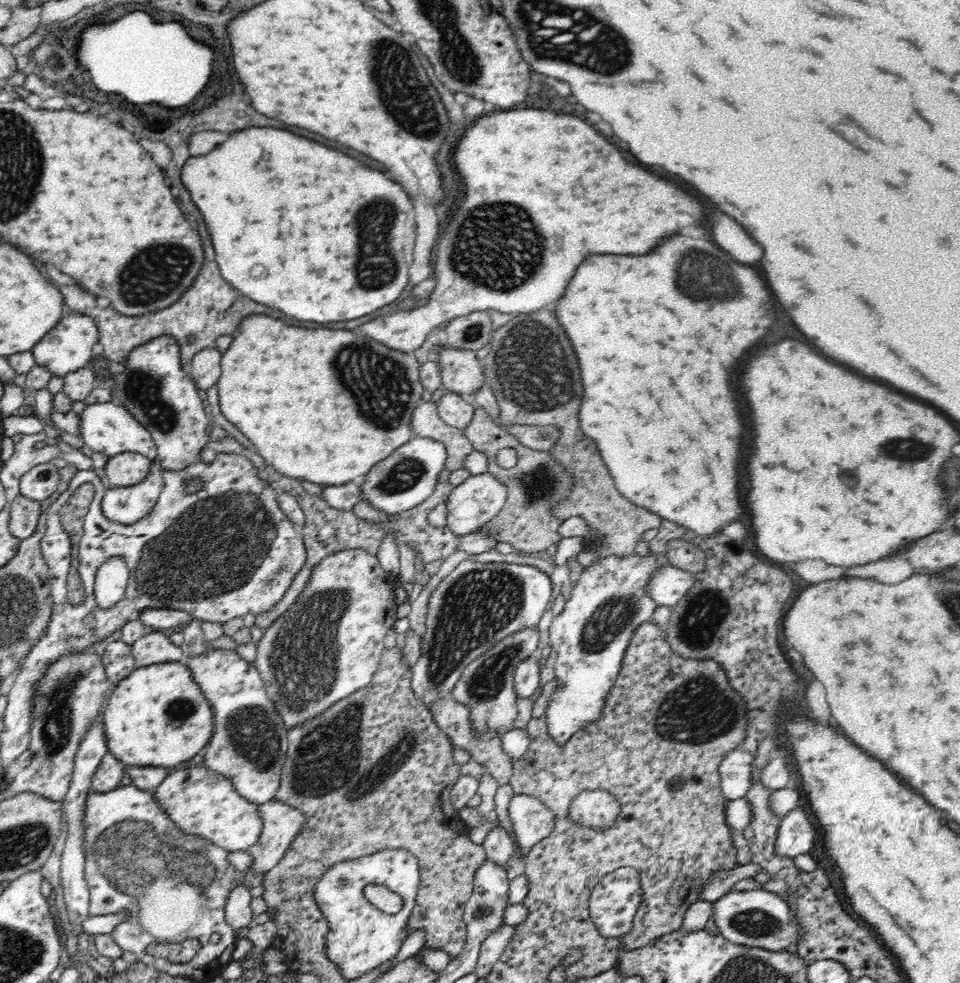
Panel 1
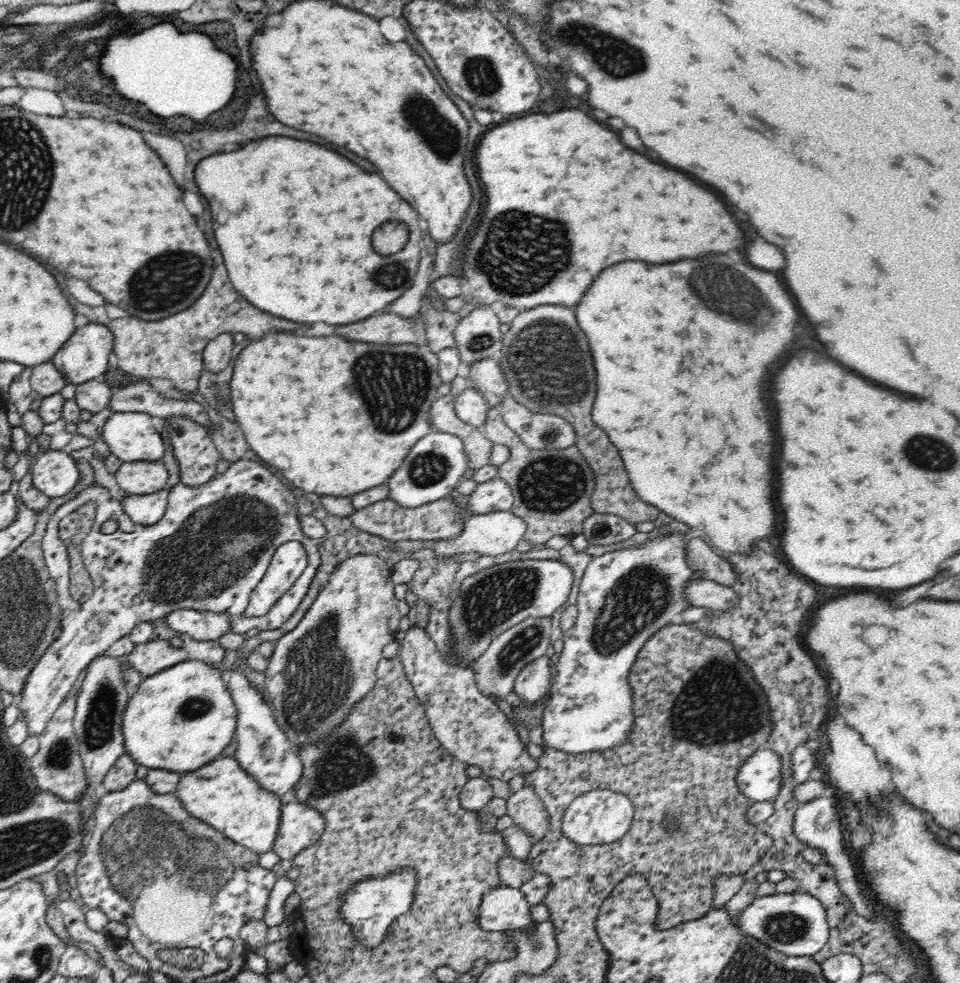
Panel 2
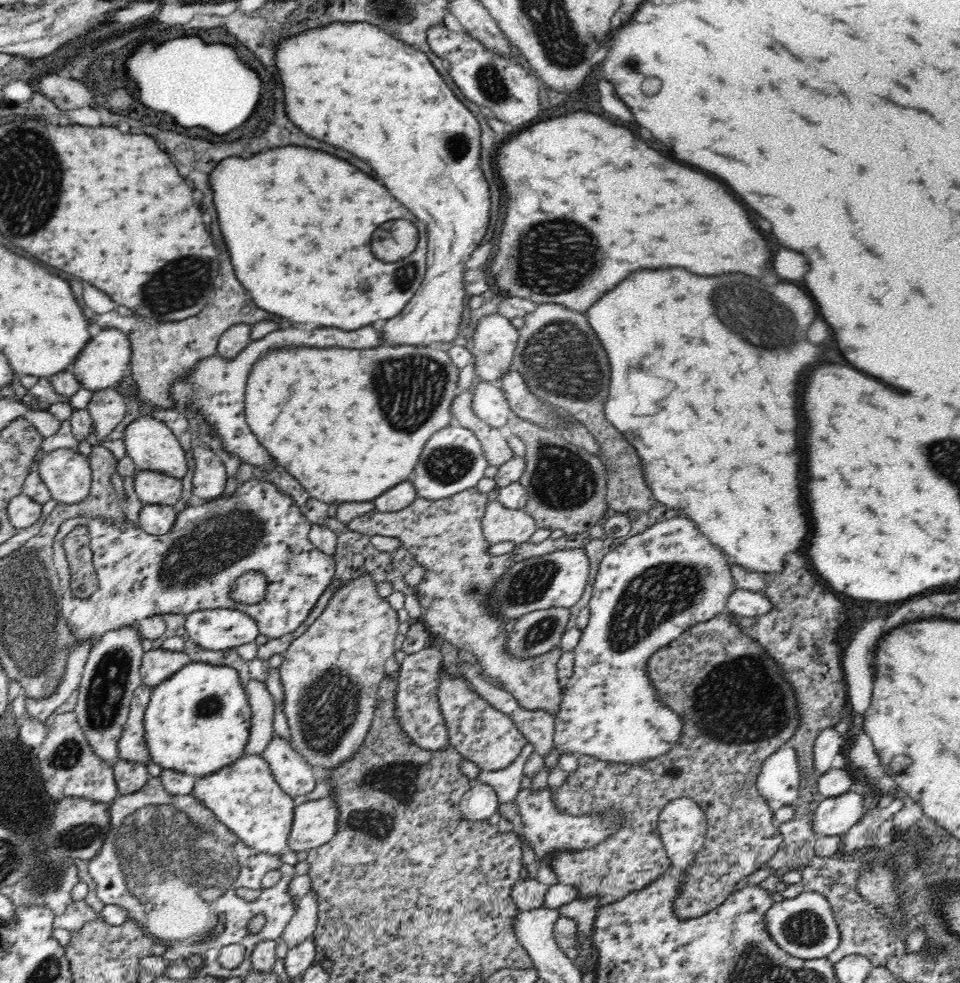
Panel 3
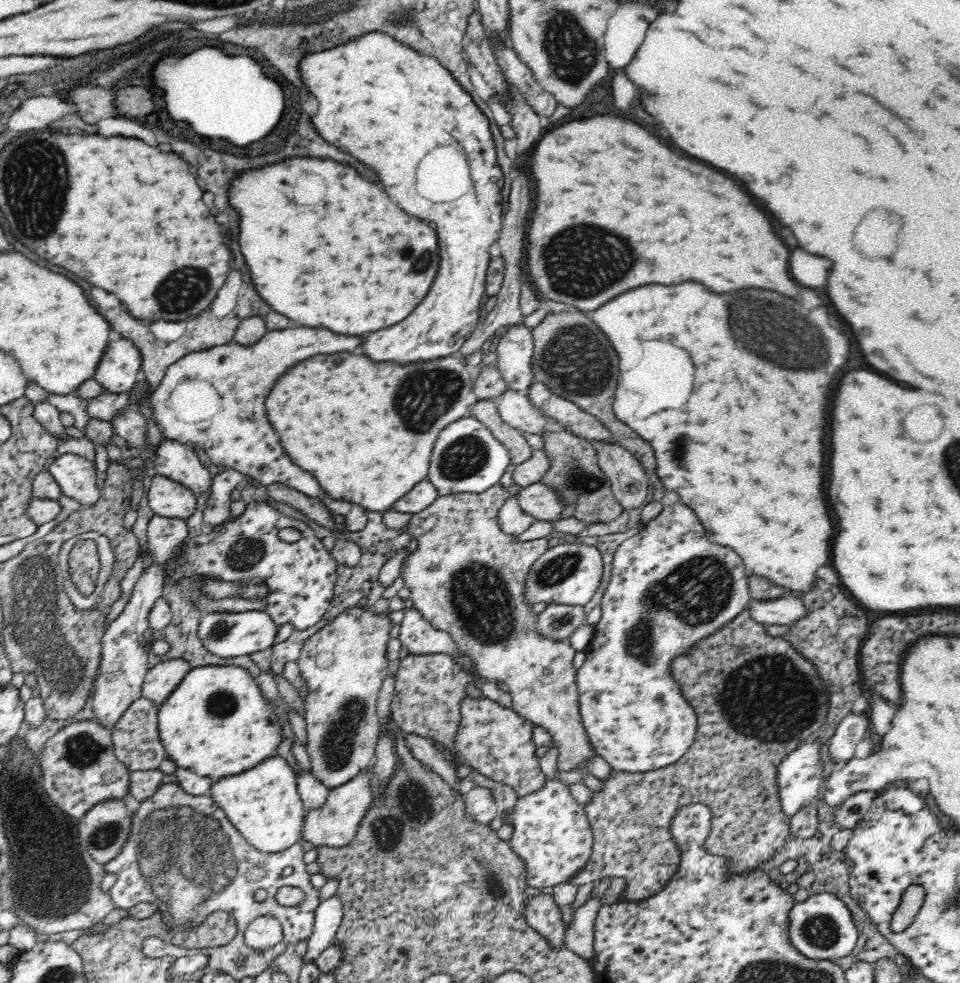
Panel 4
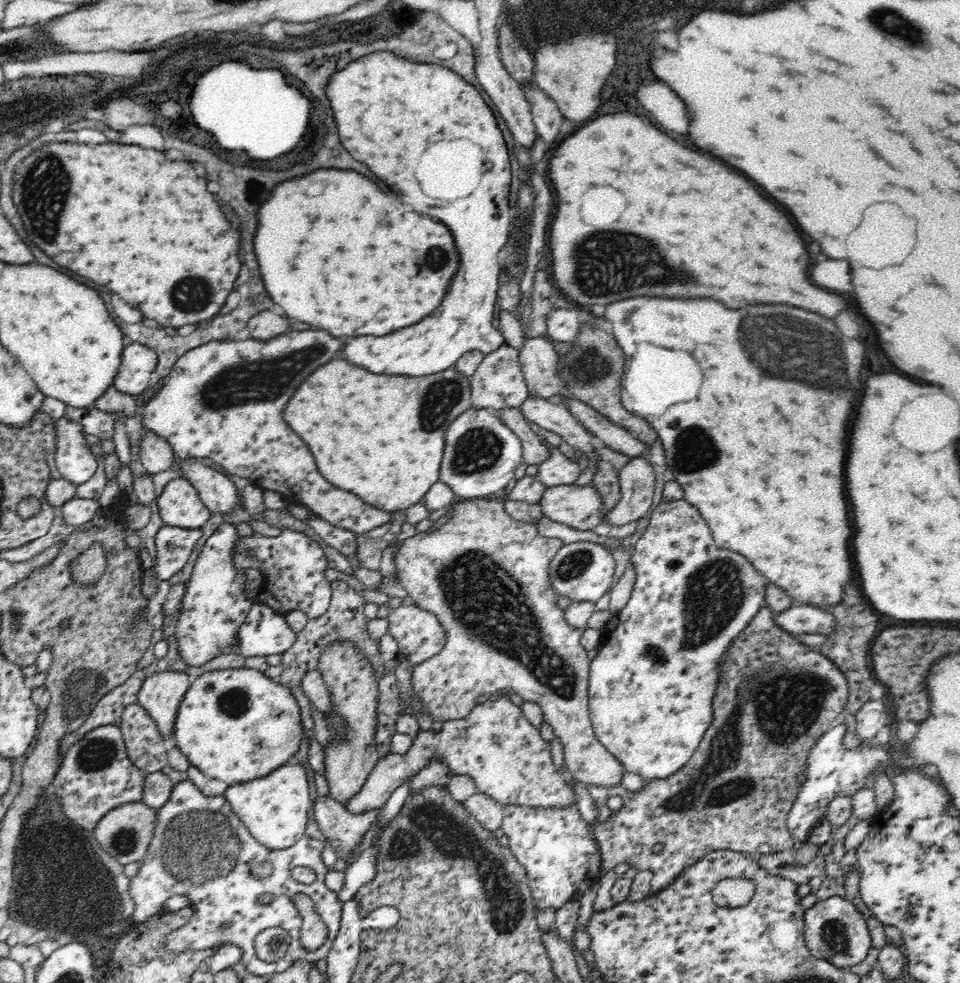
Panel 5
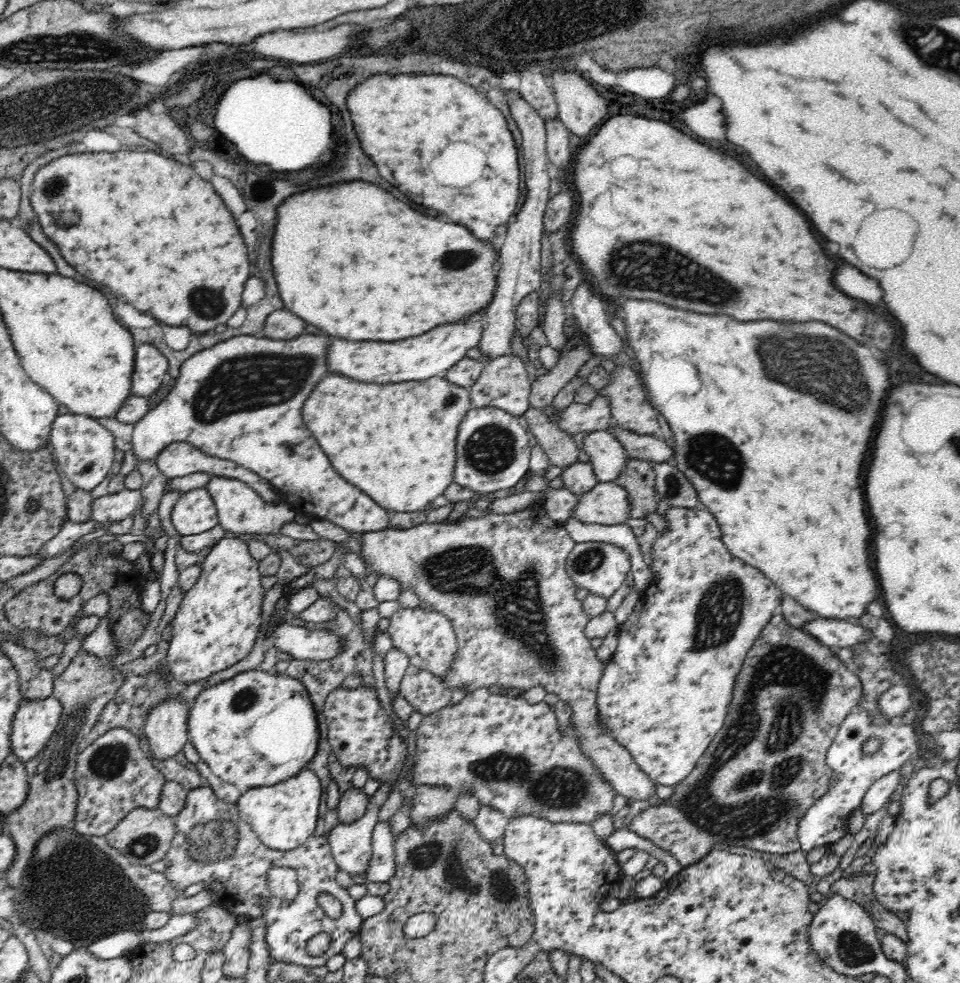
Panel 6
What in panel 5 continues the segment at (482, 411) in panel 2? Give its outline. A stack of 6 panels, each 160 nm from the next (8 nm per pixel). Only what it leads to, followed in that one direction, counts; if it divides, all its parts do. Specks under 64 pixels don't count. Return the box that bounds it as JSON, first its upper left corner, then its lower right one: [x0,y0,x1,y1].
[516,396,597,465]

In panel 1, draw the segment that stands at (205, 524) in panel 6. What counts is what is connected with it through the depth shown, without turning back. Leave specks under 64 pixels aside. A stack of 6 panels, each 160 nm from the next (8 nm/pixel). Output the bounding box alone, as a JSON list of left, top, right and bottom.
[105,452,151,486]

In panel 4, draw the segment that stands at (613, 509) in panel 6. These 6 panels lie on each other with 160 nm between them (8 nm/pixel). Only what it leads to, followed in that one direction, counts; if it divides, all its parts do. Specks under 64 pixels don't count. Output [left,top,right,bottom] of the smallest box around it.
[514,483,564,521]

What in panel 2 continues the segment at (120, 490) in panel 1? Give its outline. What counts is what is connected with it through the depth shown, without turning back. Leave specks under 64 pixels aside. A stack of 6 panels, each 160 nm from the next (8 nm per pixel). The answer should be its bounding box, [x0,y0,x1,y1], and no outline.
[121,489,169,525]

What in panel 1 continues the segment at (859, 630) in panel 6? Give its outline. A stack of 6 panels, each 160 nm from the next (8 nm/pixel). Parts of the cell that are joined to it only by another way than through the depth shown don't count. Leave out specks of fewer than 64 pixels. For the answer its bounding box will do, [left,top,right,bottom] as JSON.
[644,563,692,606]

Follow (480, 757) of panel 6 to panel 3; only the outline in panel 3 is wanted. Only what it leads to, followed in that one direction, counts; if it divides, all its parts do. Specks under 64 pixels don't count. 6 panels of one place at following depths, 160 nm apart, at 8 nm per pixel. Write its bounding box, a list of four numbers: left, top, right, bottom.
[288,666,529,853]

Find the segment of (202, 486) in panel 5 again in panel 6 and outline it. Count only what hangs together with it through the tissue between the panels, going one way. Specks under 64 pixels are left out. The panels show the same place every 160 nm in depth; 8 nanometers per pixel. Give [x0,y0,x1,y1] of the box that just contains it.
[205,475,298,534]

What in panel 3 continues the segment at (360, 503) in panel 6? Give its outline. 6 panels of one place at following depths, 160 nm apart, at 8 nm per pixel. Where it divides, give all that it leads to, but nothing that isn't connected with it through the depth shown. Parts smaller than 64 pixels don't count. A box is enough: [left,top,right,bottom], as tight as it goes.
[171,326,384,470]

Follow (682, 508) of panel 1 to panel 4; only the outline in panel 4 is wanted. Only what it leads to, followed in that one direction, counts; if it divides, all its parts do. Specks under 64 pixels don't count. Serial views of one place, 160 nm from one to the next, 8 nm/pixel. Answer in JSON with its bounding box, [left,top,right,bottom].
[590,282,850,592]

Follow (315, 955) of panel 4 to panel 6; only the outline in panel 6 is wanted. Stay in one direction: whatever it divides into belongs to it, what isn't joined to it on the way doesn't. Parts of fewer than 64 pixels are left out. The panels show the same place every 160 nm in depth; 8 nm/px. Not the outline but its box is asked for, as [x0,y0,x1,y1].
[362,820,396,882]

